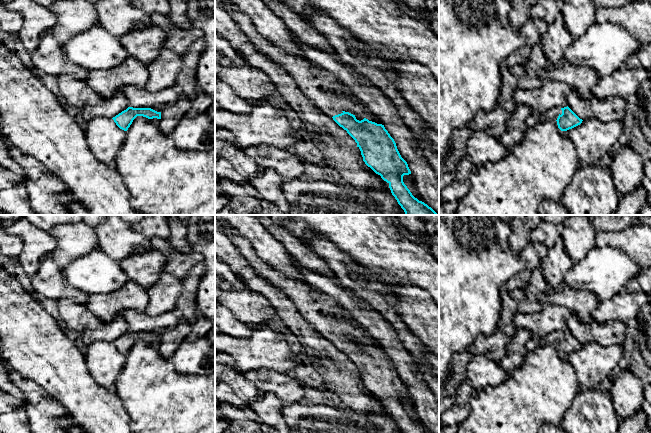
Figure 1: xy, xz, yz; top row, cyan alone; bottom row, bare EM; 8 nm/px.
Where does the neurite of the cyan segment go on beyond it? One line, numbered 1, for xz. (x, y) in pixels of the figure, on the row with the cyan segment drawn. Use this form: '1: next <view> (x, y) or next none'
1: next xz (313, 80)

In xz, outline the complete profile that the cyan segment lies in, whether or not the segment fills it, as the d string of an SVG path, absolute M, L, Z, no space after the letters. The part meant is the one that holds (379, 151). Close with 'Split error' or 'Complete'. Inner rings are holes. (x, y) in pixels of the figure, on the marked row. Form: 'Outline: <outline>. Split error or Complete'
Outline: M230 0L220 1L248 39L274 62L284 67L300 90L355 140L363 161L389 184L392 195L405 215L438 215L427 204L415 198L404 184L403 176L411 174L408 164L401 157L394 139L367 106L348 88L344 88L331 72L307 58L290 55L272 45L234 3ZM332 82L343 88L348 95L332 93L329 88Z. Split error

